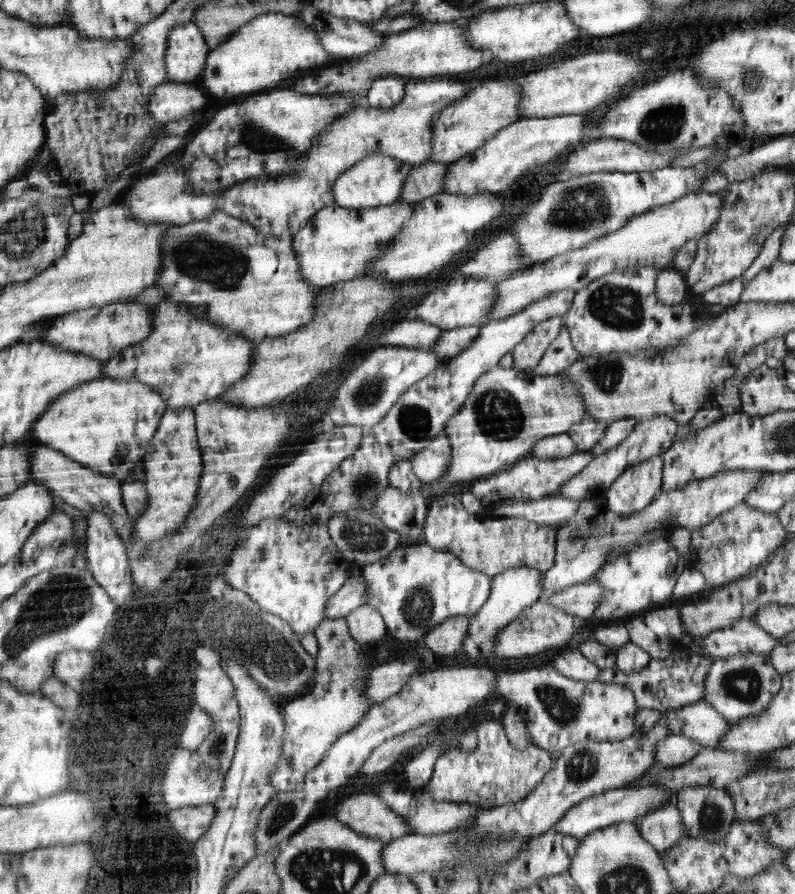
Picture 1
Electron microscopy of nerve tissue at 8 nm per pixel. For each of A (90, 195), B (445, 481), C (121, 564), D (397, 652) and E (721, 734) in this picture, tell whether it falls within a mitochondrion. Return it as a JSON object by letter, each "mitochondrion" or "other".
{"A":"other","B":"other","C":"other","D":"other","E":"other"}

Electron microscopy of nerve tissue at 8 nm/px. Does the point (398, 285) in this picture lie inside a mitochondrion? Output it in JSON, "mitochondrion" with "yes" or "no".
{"mitochondrion":"no"}

